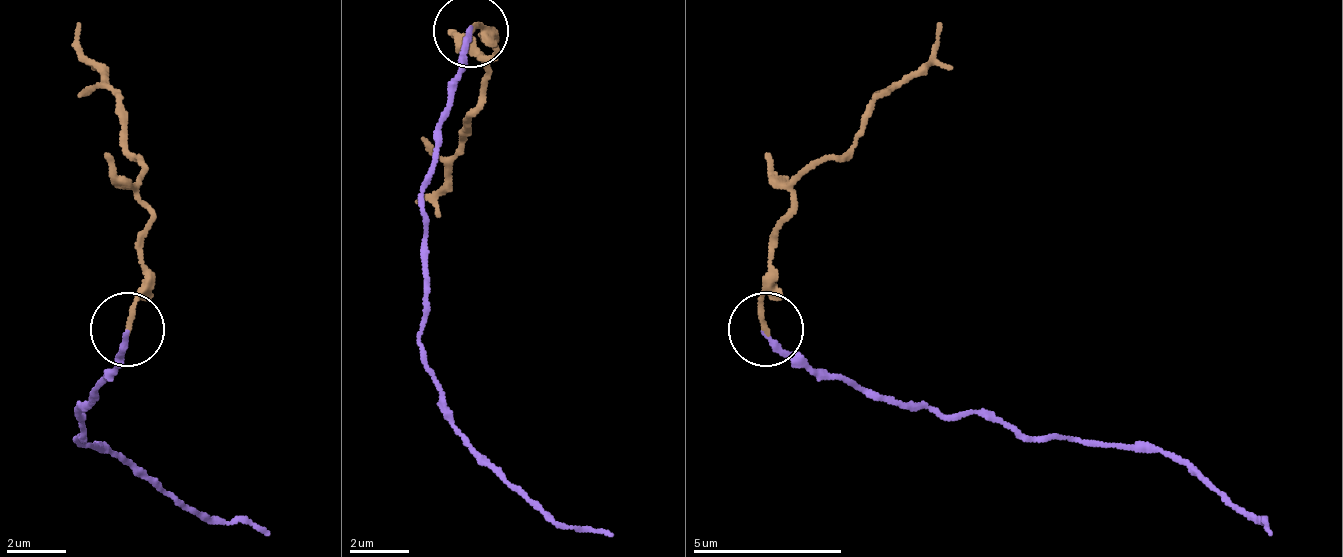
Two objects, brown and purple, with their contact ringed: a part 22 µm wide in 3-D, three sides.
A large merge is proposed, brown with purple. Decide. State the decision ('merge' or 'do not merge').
do not merge

